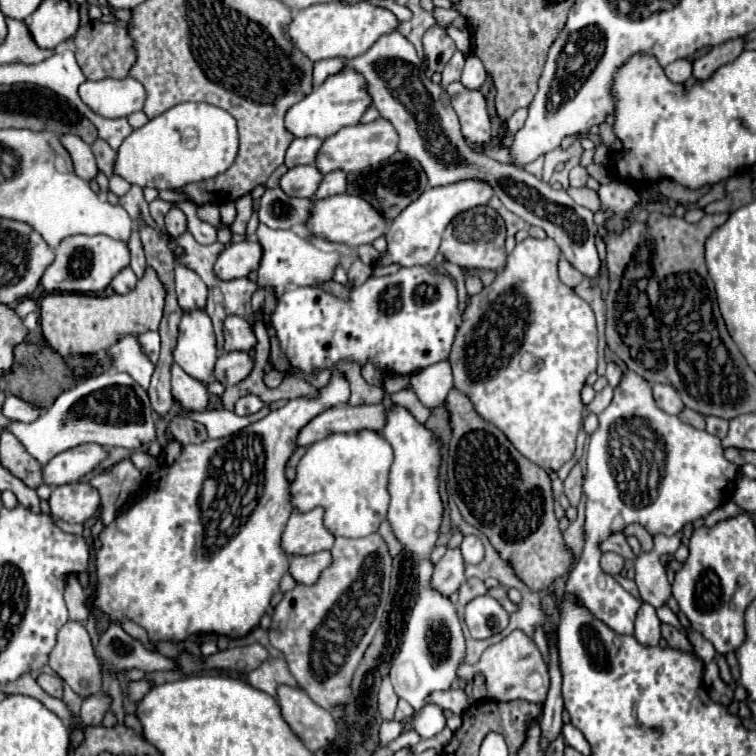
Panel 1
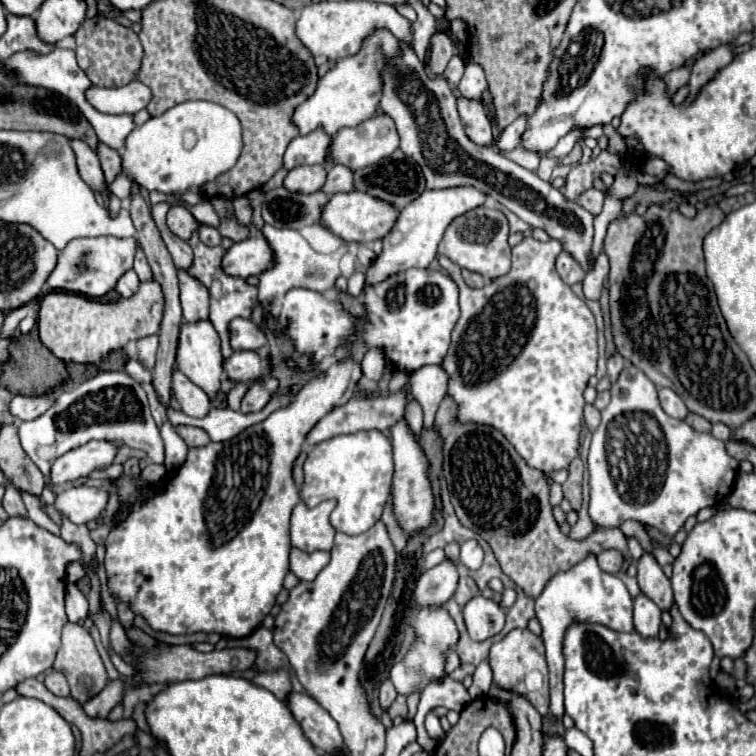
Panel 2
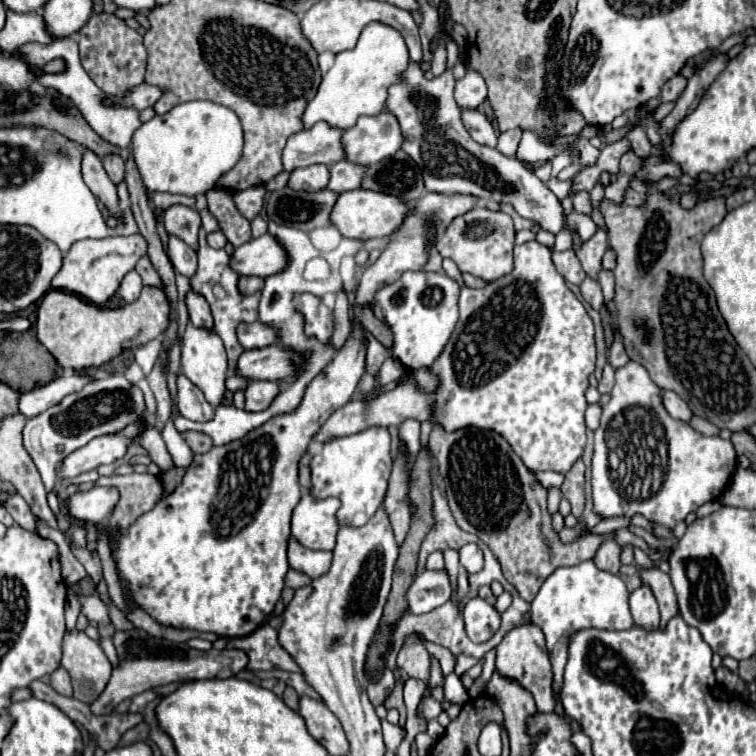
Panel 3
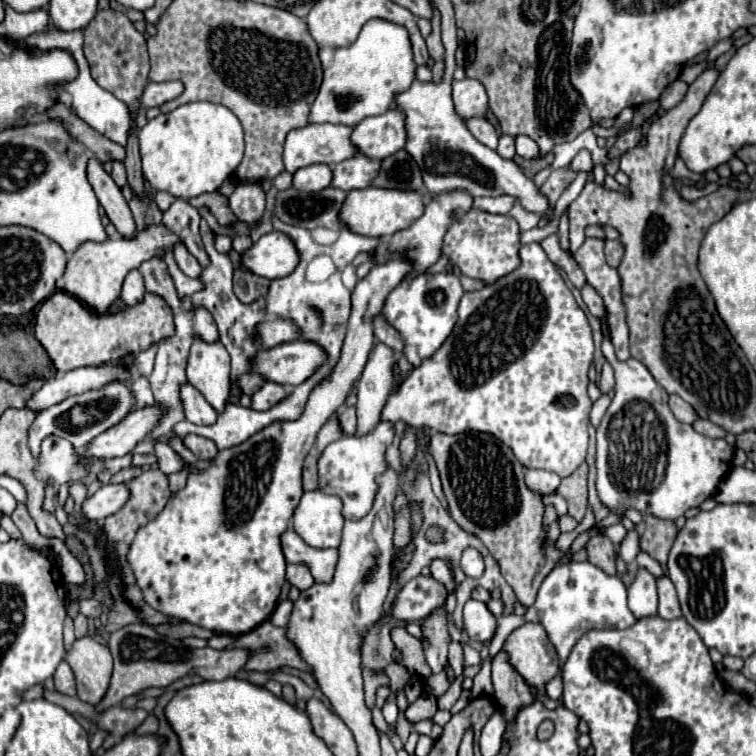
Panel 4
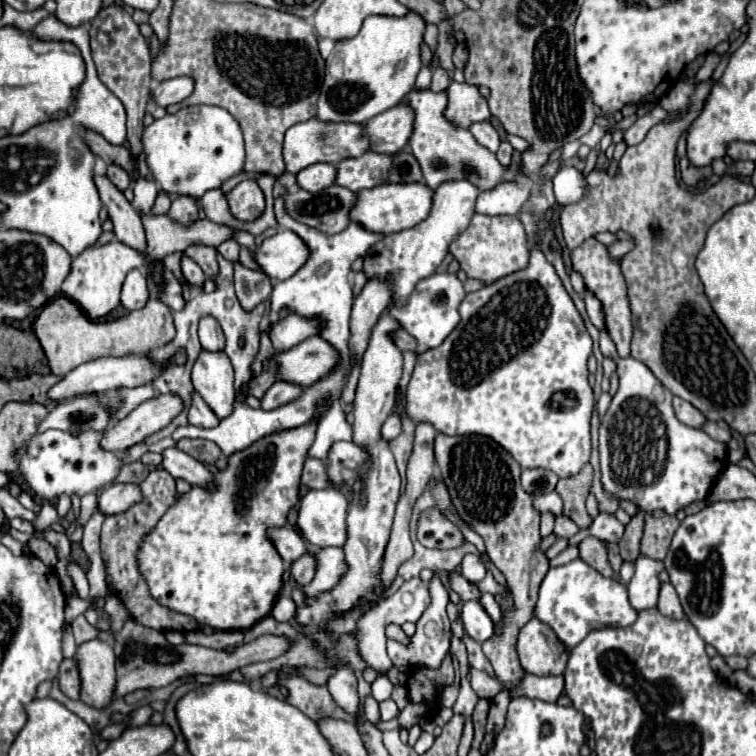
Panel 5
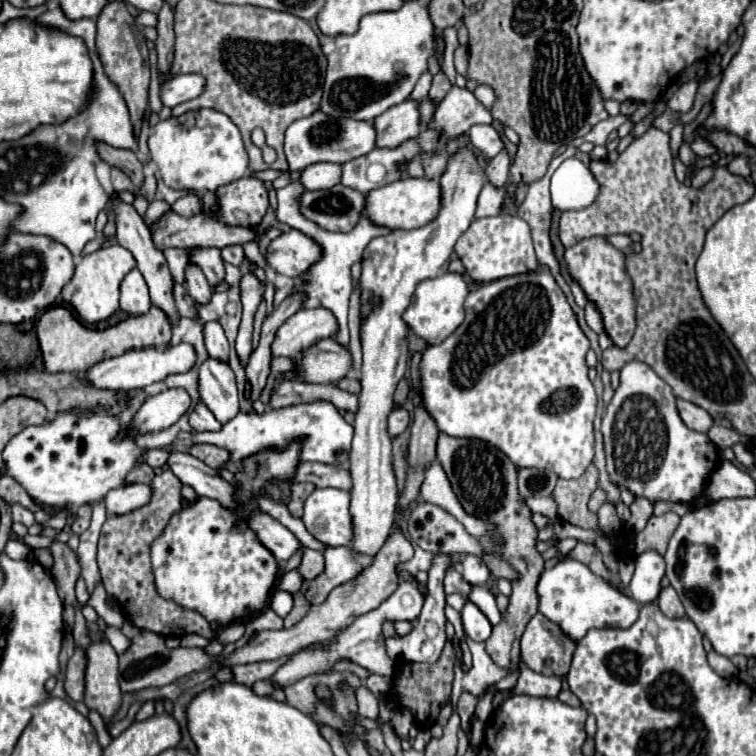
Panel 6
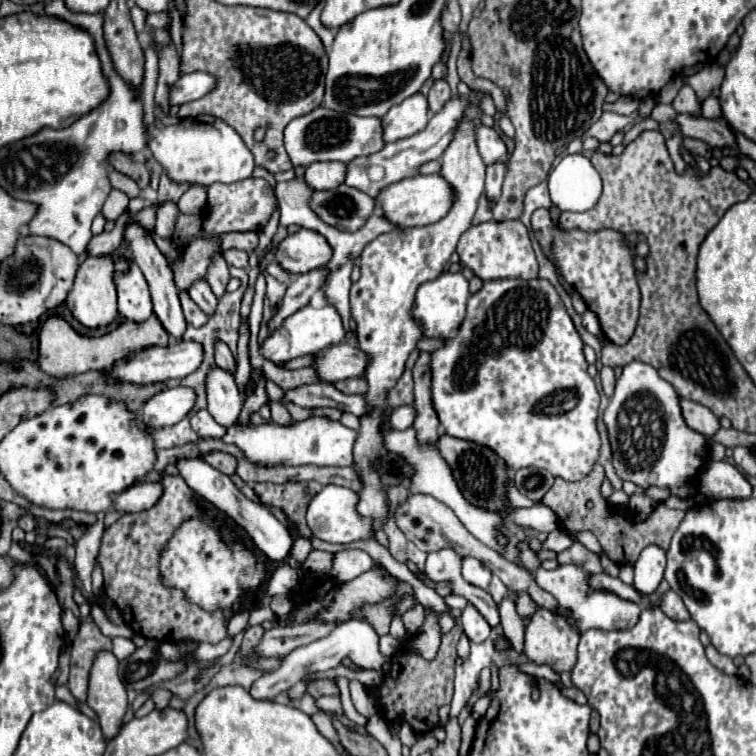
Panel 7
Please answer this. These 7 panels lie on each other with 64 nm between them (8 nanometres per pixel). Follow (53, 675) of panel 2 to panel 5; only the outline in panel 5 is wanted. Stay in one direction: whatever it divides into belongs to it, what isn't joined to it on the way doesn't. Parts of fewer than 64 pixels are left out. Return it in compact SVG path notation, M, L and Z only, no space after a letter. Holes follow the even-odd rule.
M74 658L64 660L64 662L60 664L58 682L60 682L60 690L62 690L68 698L78 700L78 696L80 696L80 674L78 674L78 666L76 666L76 660L74 660Z

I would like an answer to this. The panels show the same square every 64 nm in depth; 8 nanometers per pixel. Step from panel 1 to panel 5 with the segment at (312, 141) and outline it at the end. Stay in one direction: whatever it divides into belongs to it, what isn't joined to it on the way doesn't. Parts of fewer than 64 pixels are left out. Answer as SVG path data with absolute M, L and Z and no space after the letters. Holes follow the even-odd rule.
M310 118L306 122L298 122L288 128L284 138L284 162L286 172L298 174L302 168L316 164L316 162L328 162L328 164L340 164L346 158L358 158L370 148L370 140L364 132L364 124L354 122L324 122L318 118Z

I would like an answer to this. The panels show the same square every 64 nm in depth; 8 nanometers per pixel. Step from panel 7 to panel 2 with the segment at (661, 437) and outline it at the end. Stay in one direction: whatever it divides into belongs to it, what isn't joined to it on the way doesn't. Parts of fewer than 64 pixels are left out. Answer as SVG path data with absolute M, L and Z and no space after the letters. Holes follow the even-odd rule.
M626 366L618 380L612 384L612 400L602 410L602 422L592 436L592 446L588 454L590 470L590 518L604 528L618 528L624 520L638 520L642 524L658 528L666 536L674 536L686 522L688 516L696 516L698 510L714 506L728 496L738 474L738 462L726 452L726 442L714 438L712 434L696 432L684 420L668 416L660 402L656 386L646 378L646 374L636 366ZM612 446L626 450L626 472L612 468L608 460L608 450Z

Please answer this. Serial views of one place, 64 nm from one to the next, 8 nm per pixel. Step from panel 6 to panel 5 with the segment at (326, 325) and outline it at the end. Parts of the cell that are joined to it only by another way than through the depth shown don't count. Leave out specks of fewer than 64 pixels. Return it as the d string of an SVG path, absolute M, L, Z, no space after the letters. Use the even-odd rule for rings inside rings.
M290 314L284 320L272 324L272 344L278 352L286 352L302 340L320 334L322 322L316 318L304 318L298 314Z

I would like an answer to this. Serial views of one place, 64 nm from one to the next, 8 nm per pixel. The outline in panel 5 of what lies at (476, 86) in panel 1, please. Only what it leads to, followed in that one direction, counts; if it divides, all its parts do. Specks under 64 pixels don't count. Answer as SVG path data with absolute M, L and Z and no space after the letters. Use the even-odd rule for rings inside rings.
M452 80L448 88L448 106L444 110L444 116L458 128L470 128L474 122L488 120L490 110L476 86L458 84Z

